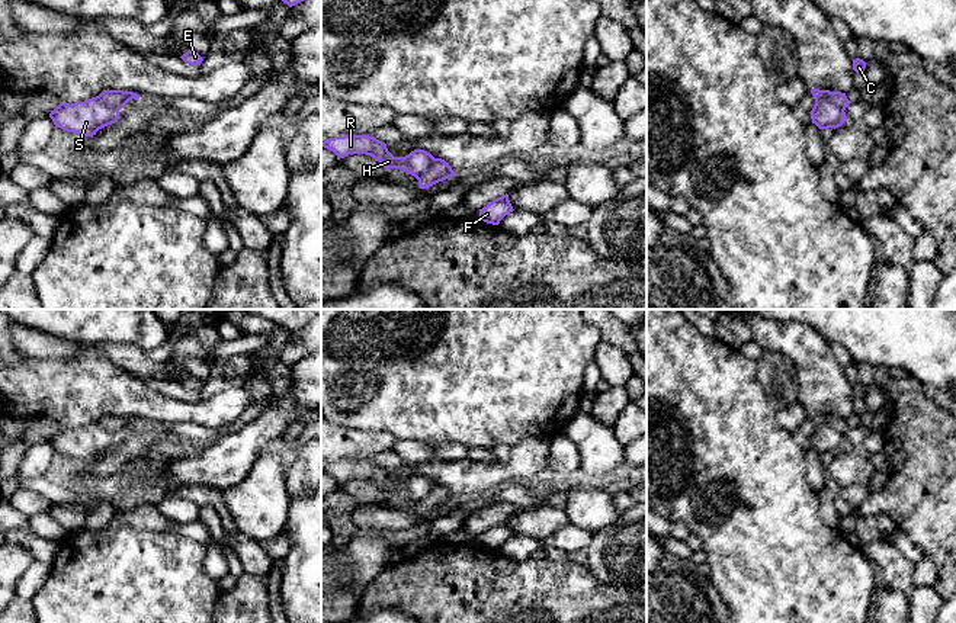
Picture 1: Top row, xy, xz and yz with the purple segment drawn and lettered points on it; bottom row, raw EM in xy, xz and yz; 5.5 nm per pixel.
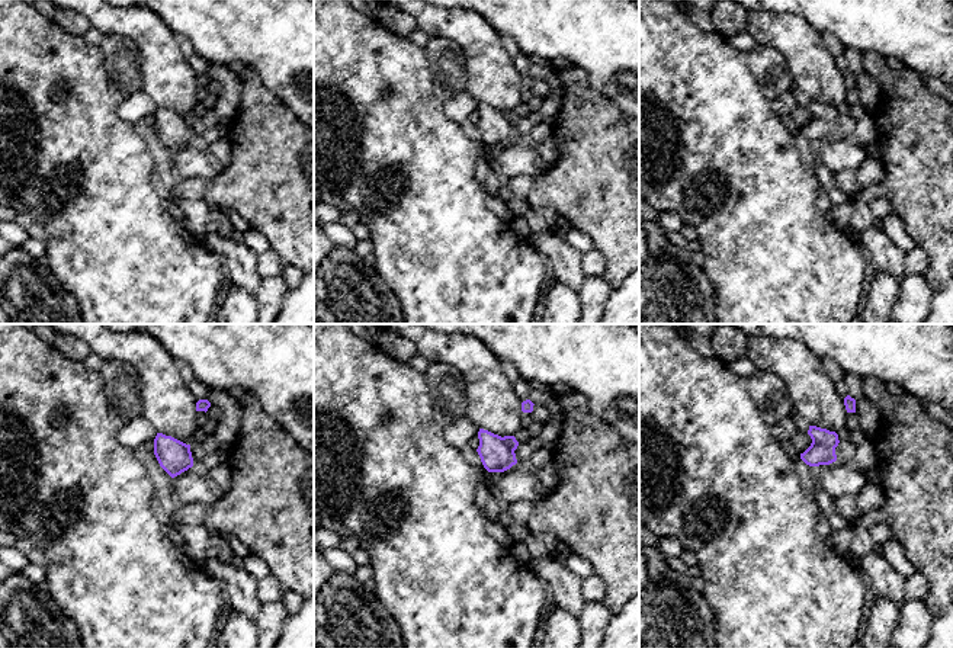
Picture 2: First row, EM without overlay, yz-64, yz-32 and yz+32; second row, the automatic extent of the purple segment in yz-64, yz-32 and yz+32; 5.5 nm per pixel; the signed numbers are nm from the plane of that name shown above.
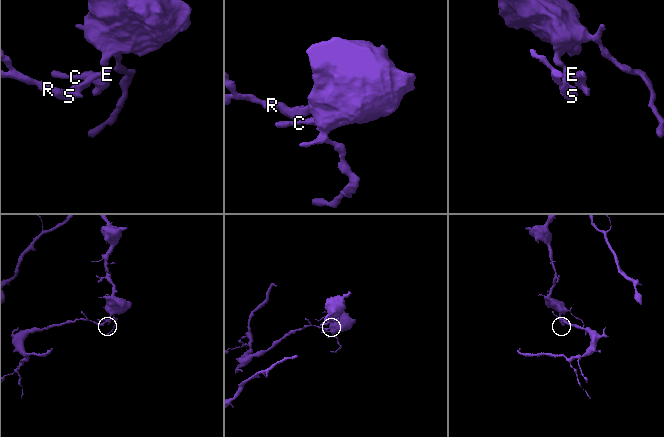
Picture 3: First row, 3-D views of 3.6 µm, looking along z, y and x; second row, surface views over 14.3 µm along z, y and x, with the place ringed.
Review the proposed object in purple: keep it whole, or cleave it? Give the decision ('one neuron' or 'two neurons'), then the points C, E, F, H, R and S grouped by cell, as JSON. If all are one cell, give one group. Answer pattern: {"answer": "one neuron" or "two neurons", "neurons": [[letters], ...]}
{"answer": "two neurons", "neurons": [["C", "E", "F"], ["H", "R", "S"]]}

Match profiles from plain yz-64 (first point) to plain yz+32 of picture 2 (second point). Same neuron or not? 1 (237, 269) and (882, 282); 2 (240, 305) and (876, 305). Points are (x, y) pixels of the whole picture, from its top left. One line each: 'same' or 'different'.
1: different
2: same

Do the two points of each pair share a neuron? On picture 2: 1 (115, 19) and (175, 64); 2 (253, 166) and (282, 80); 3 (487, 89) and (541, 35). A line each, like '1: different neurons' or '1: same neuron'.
1: same neuron
2: different neurons
3: different neurons

